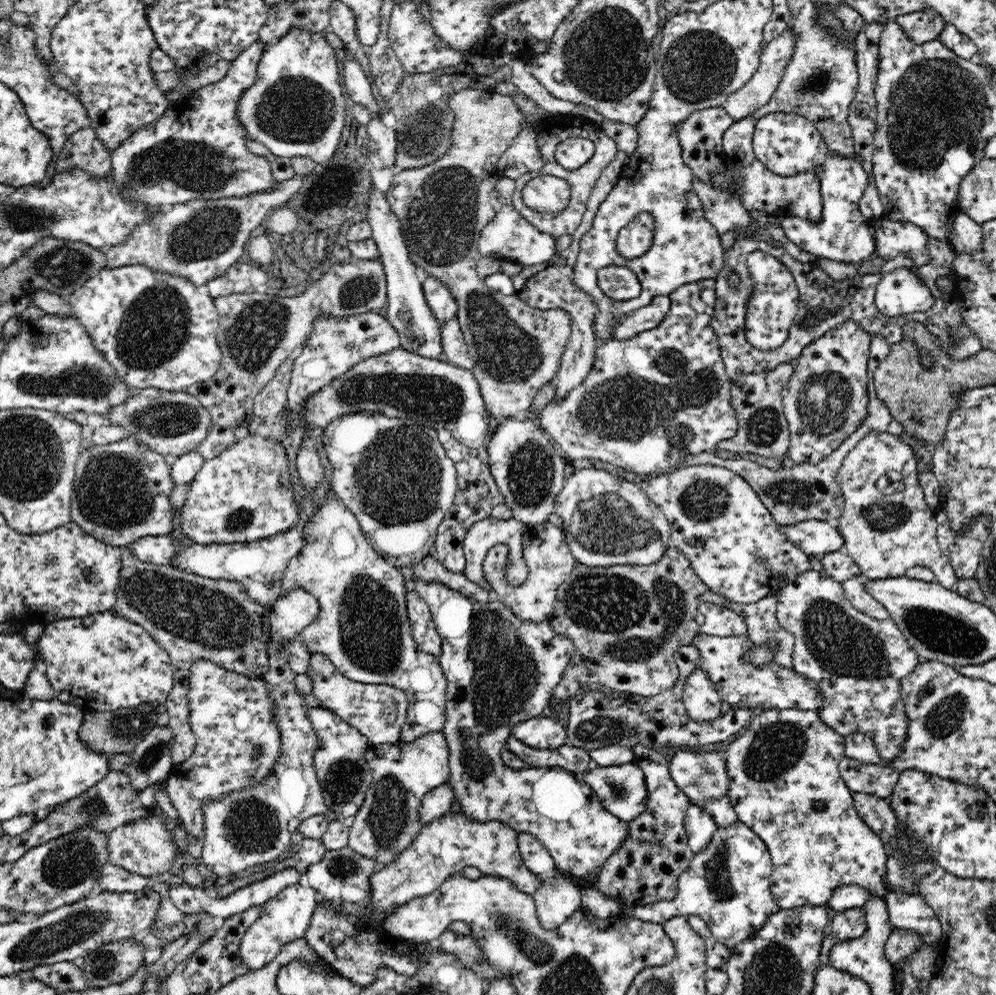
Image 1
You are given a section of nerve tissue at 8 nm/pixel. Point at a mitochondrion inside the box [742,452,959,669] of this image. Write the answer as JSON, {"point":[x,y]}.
{"point":[791,492]}

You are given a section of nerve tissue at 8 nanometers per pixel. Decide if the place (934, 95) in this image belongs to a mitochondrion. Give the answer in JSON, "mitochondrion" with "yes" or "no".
{"mitochondrion":"yes"}

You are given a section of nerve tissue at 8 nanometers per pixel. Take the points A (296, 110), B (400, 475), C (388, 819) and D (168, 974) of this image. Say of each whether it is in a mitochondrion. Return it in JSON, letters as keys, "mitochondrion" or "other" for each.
{"A":"mitochondrion","B":"mitochondrion","C":"mitochondrion","D":"other"}

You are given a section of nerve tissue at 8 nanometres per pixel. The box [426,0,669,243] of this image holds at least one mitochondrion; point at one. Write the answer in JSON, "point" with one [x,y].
{"point":[605,56]}

